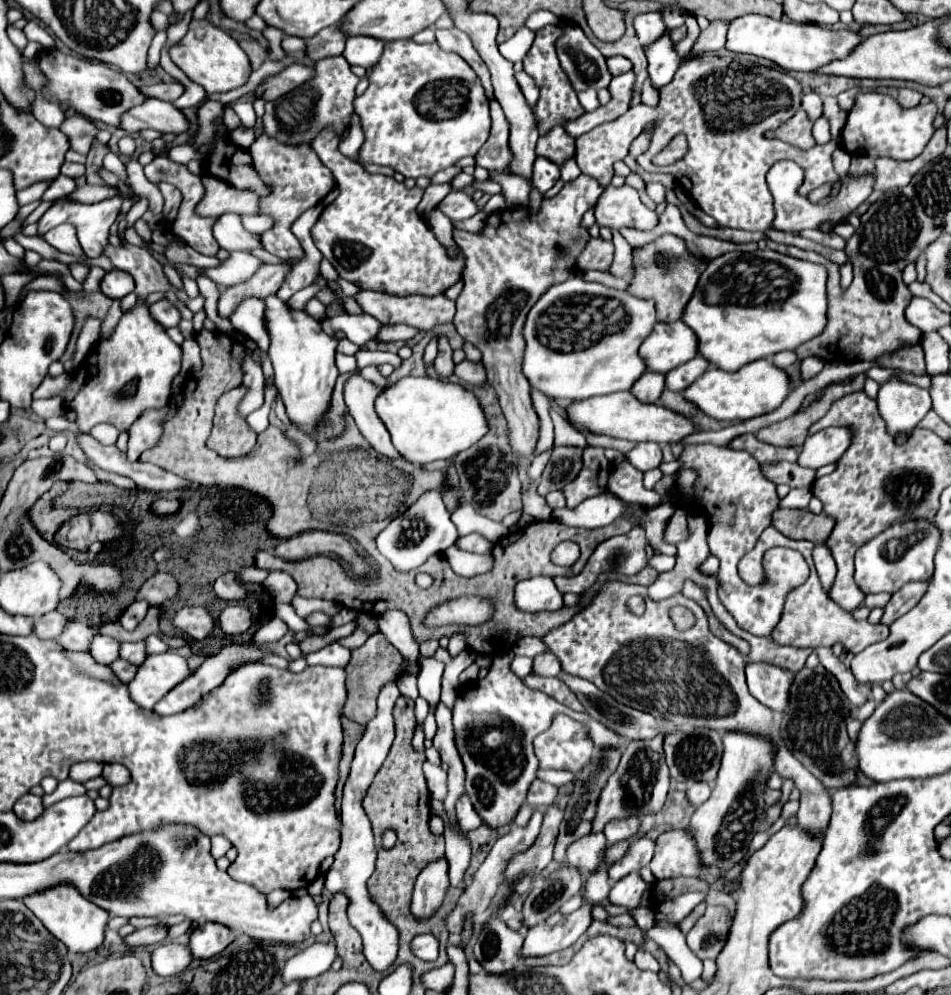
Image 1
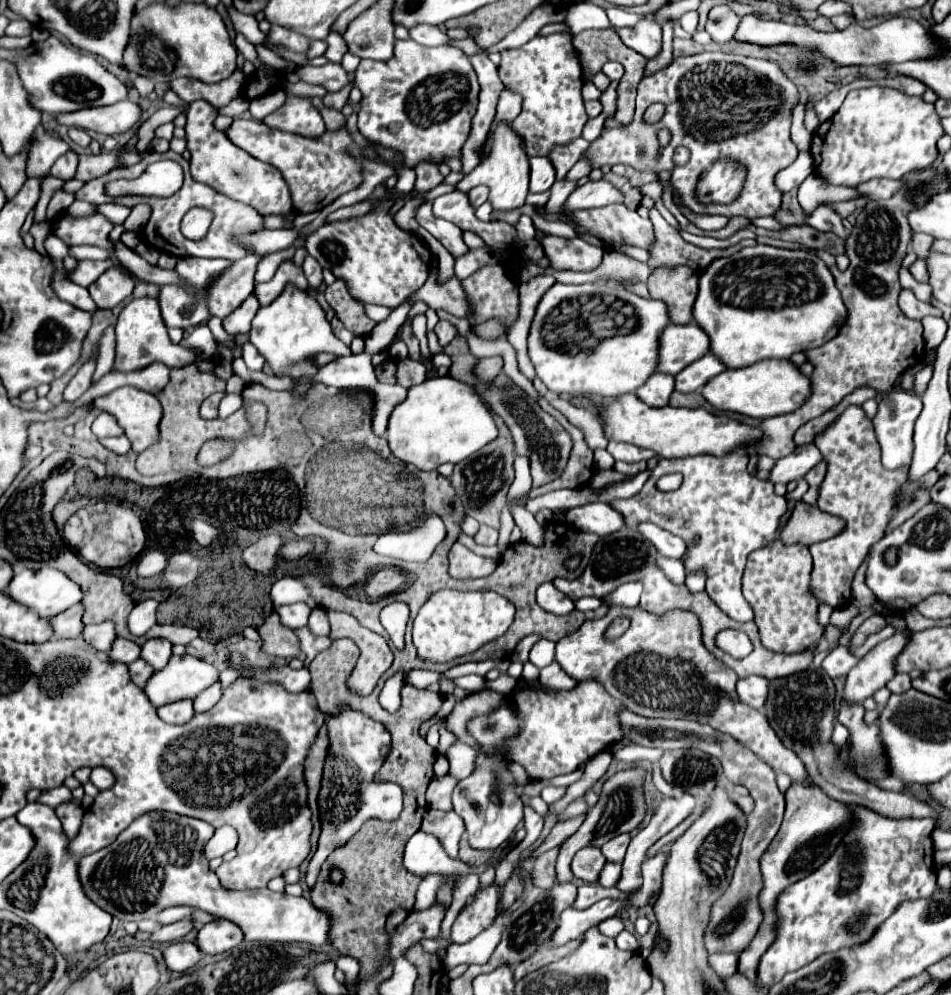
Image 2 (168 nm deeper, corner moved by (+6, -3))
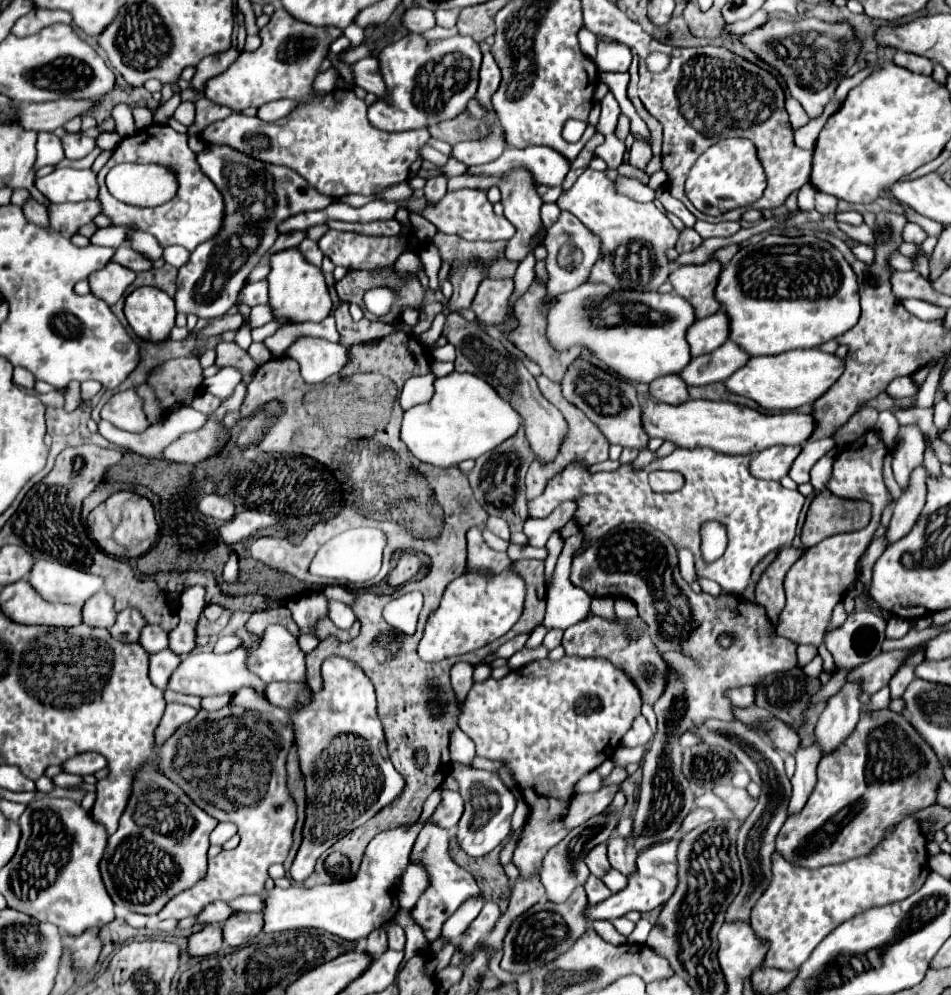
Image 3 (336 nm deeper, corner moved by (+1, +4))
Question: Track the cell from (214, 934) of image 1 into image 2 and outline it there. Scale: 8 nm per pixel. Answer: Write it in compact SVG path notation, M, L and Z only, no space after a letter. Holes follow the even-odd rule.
M215 919L211 923L205 923L197 931L197 947L205 955L219 955L225 951L231 951L235 945L239 945L243 939L241 929L225 919Z

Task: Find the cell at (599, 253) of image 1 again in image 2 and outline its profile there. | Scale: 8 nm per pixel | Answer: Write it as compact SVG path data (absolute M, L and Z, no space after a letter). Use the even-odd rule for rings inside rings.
M545 235L541 245L553 269L593 271L603 257L601 247L593 247L581 239L563 239L555 235Z

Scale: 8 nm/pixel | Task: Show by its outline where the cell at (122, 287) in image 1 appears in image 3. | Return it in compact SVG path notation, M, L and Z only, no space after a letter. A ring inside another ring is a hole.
M108 262L102 270L96 270L88 276L90 290L94 296L102 298L108 306L116 304L124 290L134 282L136 274L116 262Z

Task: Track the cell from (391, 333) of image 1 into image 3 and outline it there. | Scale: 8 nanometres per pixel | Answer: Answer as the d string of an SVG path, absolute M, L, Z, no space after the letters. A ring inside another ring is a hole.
M448 314L444 336L456 346L456 362L454 362L456 370L470 372L470 374L484 378L490 386L494 386L494 390L502 398L506 398L512 406L516 406L516 412L524 420L526 438L528 438L534 454L540 460L550 462L558 454L560 442L566 434L566 422L564 422L564 416L560 414L560 410L556 410L556 406L552 406L540 394L540 390L536 386L536 378L526 370L522 360L518 356L514 356L512 352L508 352L508 348L500 340L494 340L486 332L482 332L476 320L468 322L458 314Z

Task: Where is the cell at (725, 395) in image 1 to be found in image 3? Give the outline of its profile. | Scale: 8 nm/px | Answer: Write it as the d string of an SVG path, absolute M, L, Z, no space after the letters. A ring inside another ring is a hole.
M820 348L790 350L776 356L754 356L750 362L726 380L726 388L746 396L766 410L796 410L816 402L844 372L844 358L826 354Z

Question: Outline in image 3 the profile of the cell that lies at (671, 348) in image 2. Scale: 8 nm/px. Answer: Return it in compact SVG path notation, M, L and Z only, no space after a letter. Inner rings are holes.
M720 310L704 320L696 320L686 338L692 348L692 356L710 354L728 340L728 316Z

